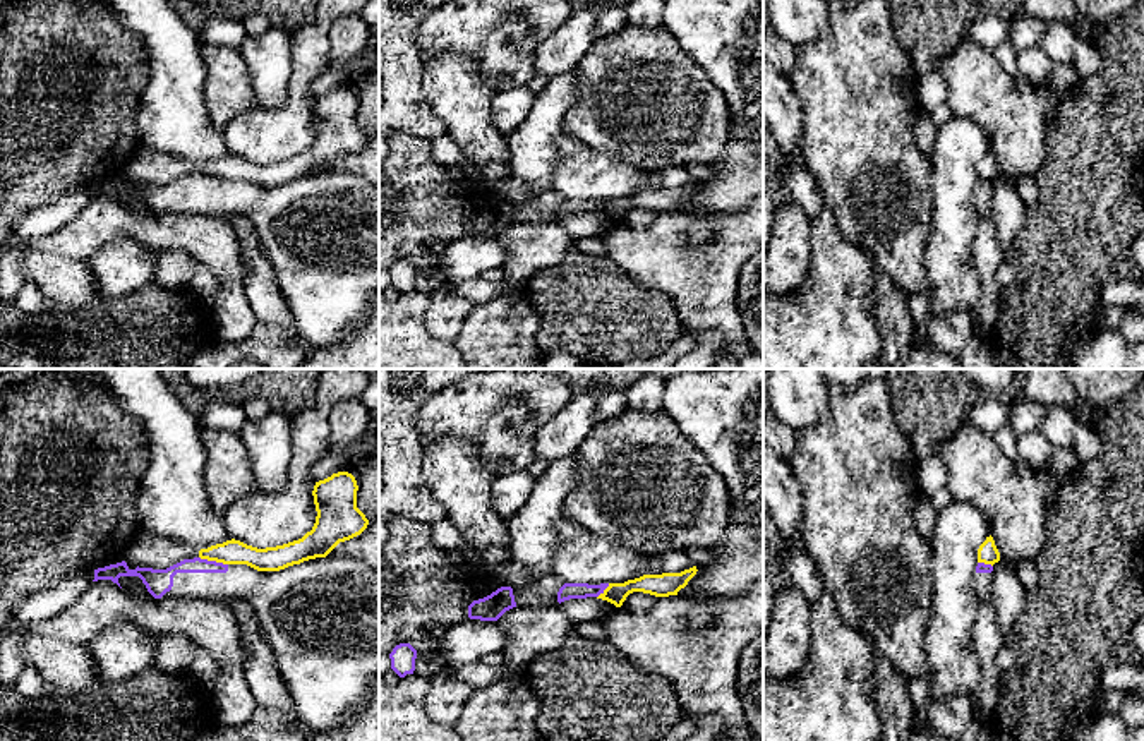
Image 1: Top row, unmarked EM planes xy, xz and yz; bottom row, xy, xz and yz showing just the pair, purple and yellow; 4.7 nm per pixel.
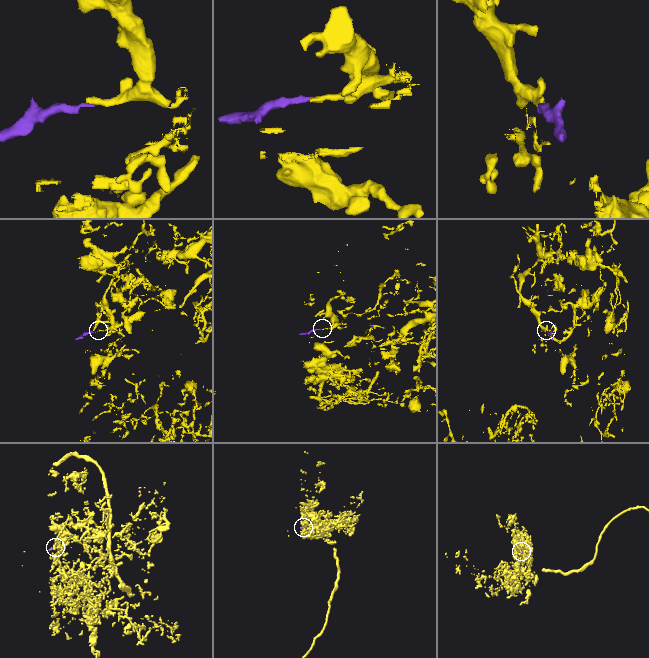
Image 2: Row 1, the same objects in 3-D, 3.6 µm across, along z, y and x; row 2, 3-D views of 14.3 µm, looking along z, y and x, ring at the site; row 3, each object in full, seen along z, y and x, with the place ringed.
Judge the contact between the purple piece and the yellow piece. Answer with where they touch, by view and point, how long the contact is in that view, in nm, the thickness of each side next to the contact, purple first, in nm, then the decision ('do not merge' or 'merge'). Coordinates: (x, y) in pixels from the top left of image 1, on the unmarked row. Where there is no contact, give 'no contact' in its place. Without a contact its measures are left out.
xy (213, 177) | 140 nm | 100/110 nm | do not merge

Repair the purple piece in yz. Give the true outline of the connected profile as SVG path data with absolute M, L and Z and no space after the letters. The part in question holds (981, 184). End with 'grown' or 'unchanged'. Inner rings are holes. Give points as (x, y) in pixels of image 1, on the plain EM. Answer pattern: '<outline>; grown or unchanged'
M978 178L976 189L974 189L974 206L979 213L979 216L988 216L990 214L990 204L993 199L993 182Z; grown

